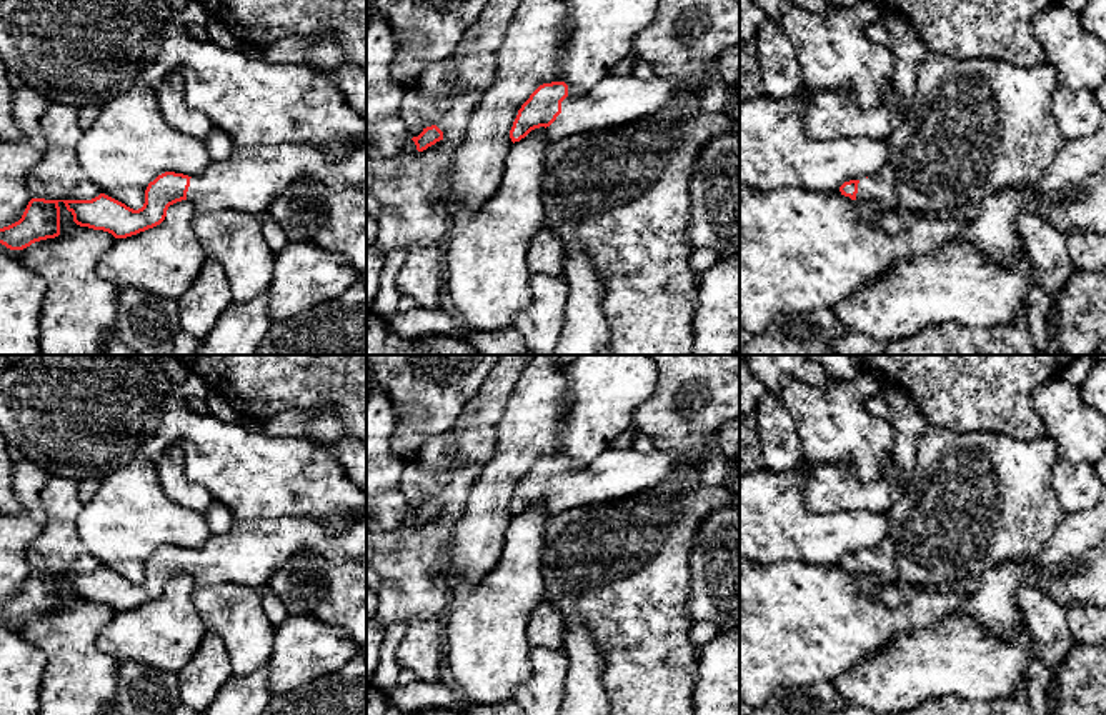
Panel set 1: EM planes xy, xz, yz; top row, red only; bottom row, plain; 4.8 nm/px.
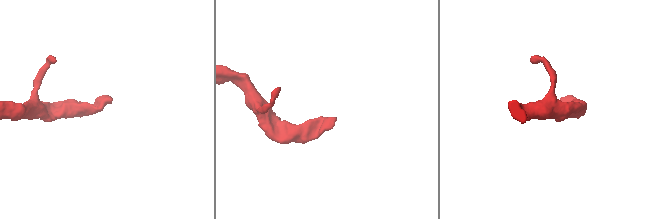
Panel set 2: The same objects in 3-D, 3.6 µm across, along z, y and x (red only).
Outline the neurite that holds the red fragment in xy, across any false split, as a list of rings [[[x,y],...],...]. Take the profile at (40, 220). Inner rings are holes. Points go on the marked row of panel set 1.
[[[366,137],[338,160],[330,160],[321,147],[310,142],[237,147],[228,158],[212,160],[198,177],[158,175],[148,183],[138,210],[105,193],[92,200],[32,198],[18,222],[0,228],[0,243],[23,250],[58,237],[60,202],[77,225],[108,232],[115,238],[160,225],[168,207],[182,200],[188,200],[197,213],[238,210],[262,217],[300,178],[313,178],[335,190],[366,192]]]

